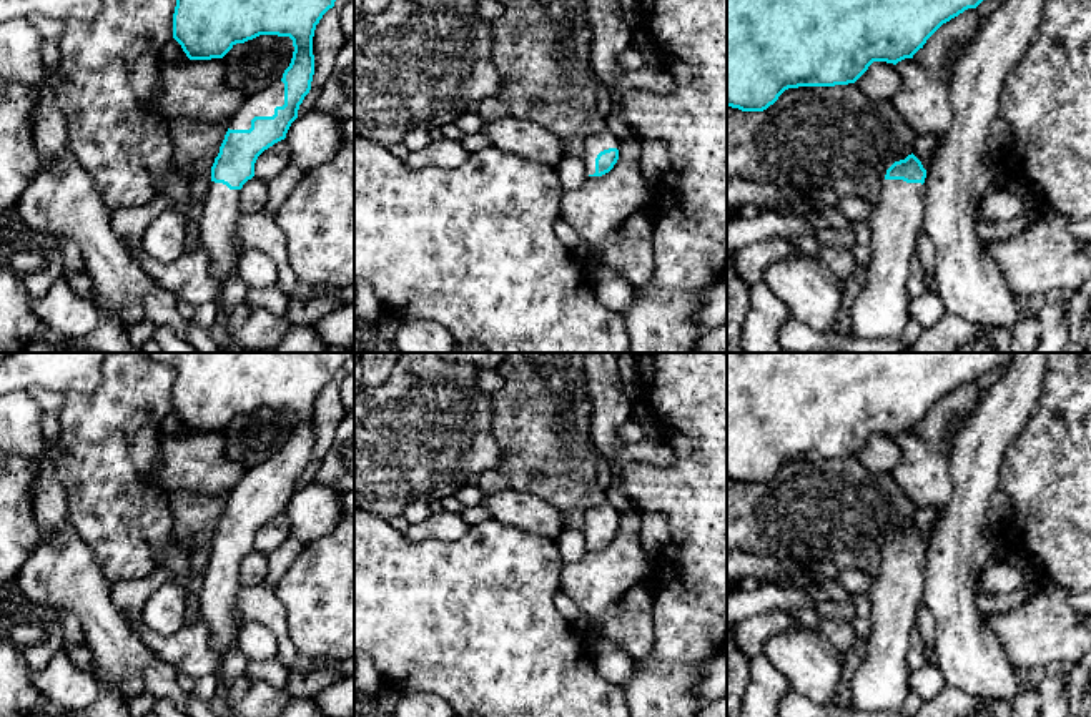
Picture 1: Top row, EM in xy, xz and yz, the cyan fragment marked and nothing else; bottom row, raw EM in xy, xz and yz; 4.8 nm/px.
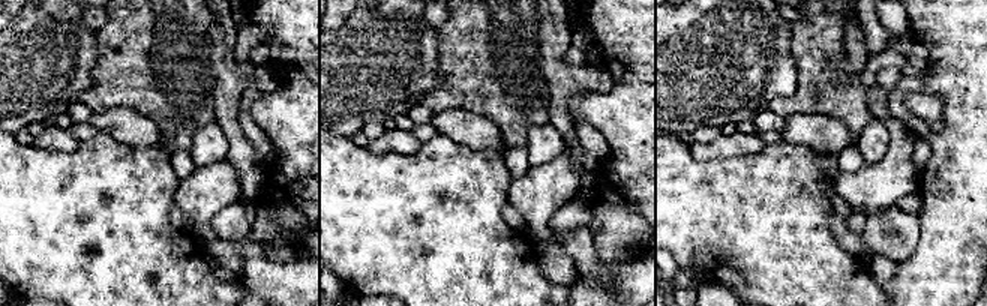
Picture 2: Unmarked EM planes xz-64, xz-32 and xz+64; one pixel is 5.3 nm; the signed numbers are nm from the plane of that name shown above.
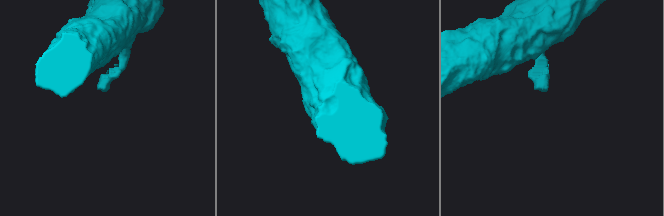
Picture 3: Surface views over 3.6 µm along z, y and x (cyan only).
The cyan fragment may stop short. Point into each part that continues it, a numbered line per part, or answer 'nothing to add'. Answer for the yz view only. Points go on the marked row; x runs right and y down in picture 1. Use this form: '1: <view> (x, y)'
1: yz (880, 311)

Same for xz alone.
1: xz (596, 143)

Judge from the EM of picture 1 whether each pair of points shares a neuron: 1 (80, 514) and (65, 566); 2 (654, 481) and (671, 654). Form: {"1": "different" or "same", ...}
{"1": "different", "2": "same"}

